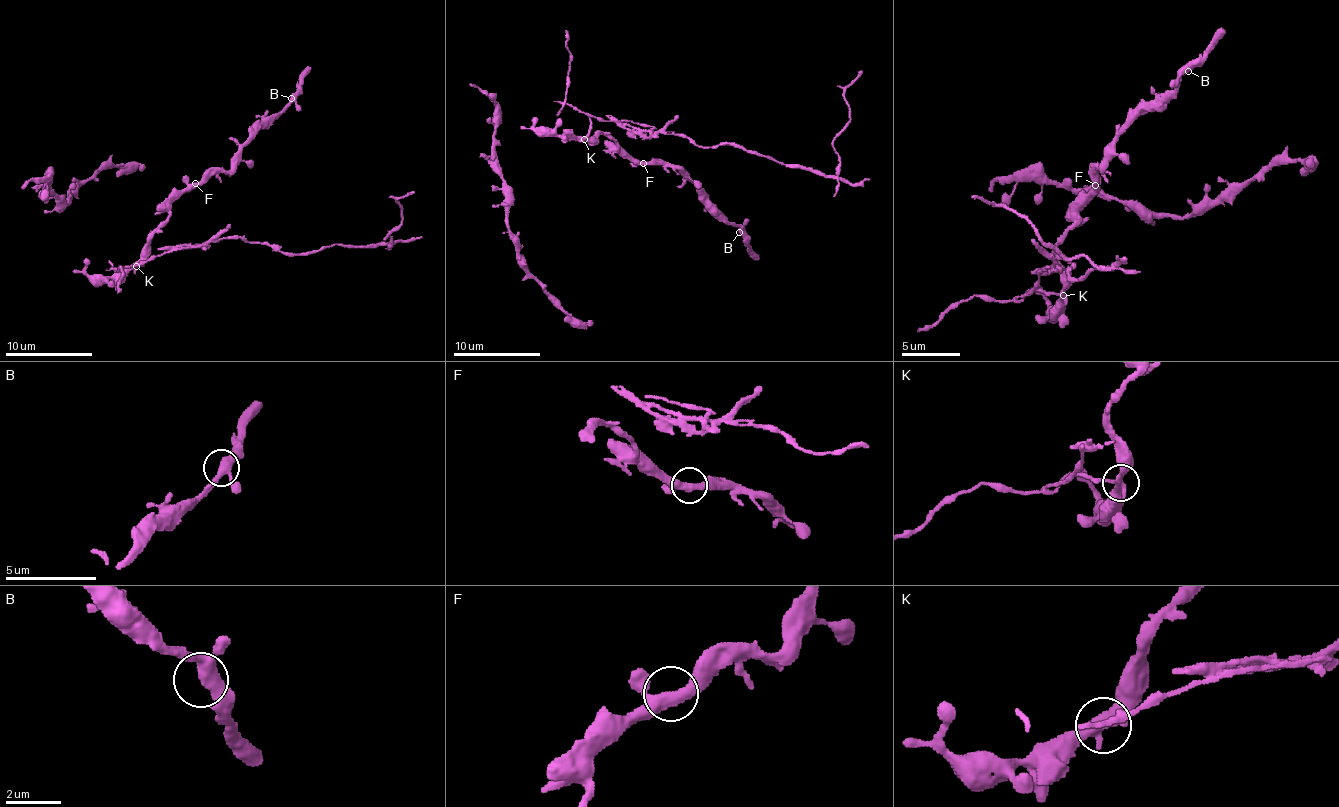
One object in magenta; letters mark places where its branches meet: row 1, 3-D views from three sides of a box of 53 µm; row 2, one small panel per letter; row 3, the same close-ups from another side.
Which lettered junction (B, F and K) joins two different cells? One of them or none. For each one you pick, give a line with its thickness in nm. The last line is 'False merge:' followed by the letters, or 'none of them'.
K: calibre 360 nm
False merge: K

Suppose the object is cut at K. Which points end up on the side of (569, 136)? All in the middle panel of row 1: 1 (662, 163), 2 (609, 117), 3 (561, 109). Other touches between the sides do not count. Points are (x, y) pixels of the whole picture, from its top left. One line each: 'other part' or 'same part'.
1: same part
2: other part
3: other part

